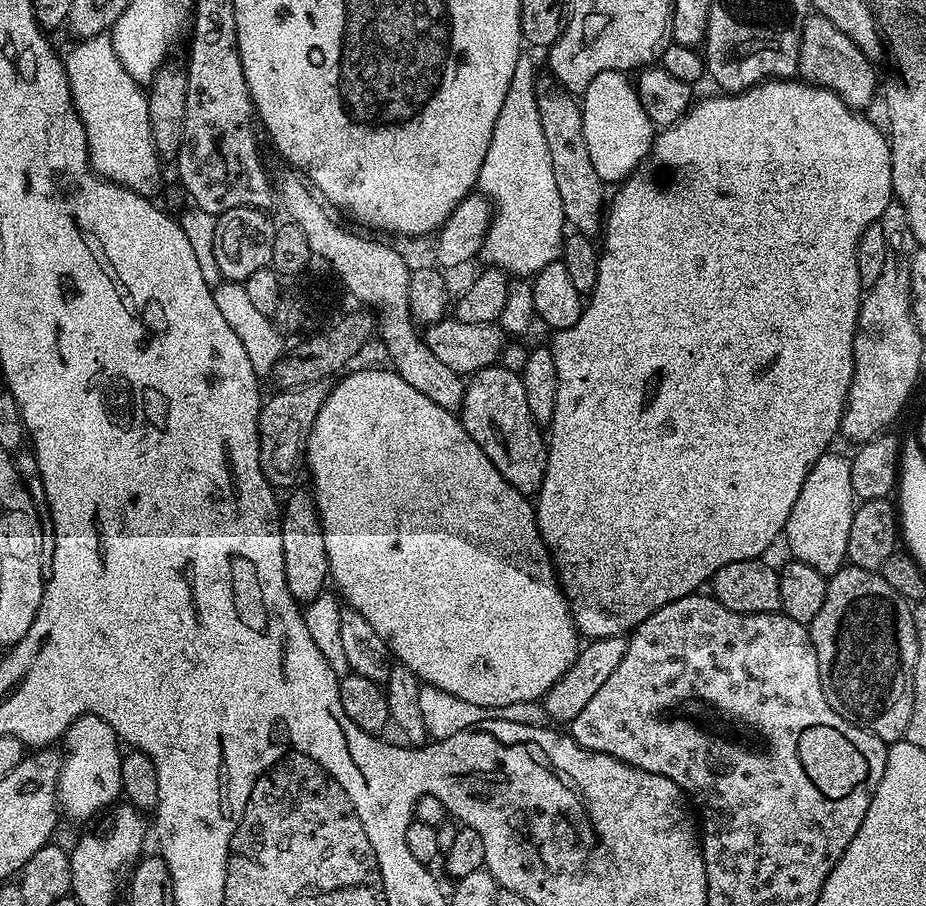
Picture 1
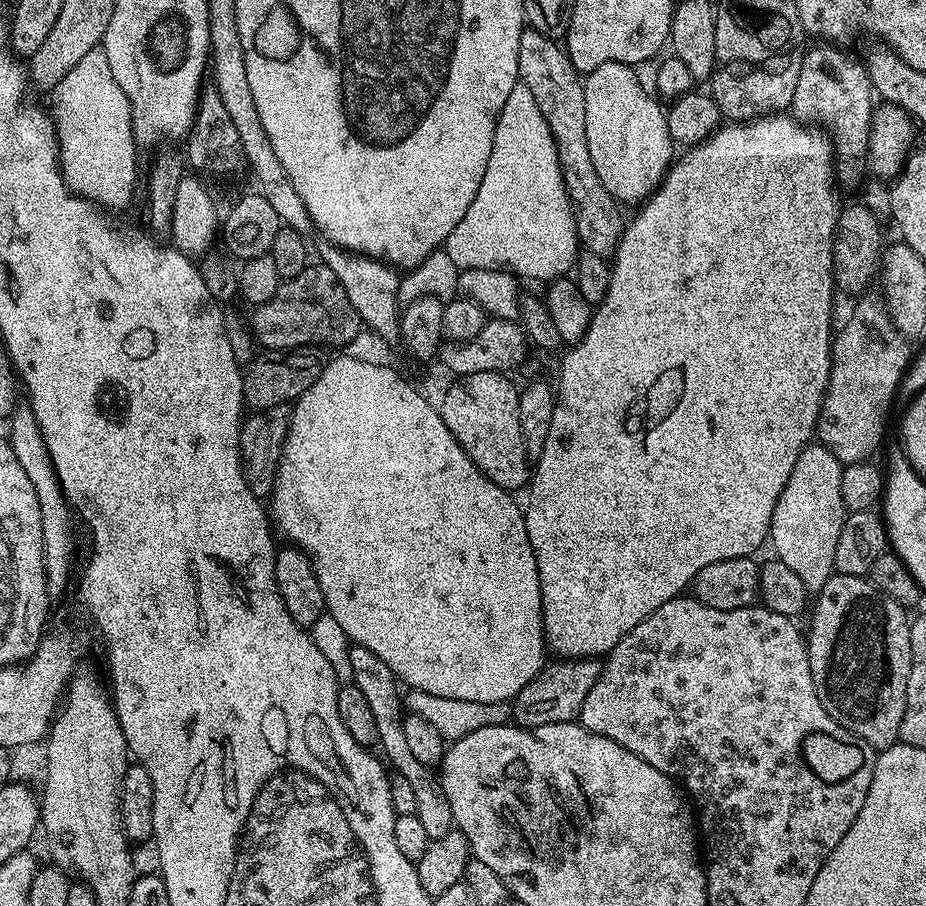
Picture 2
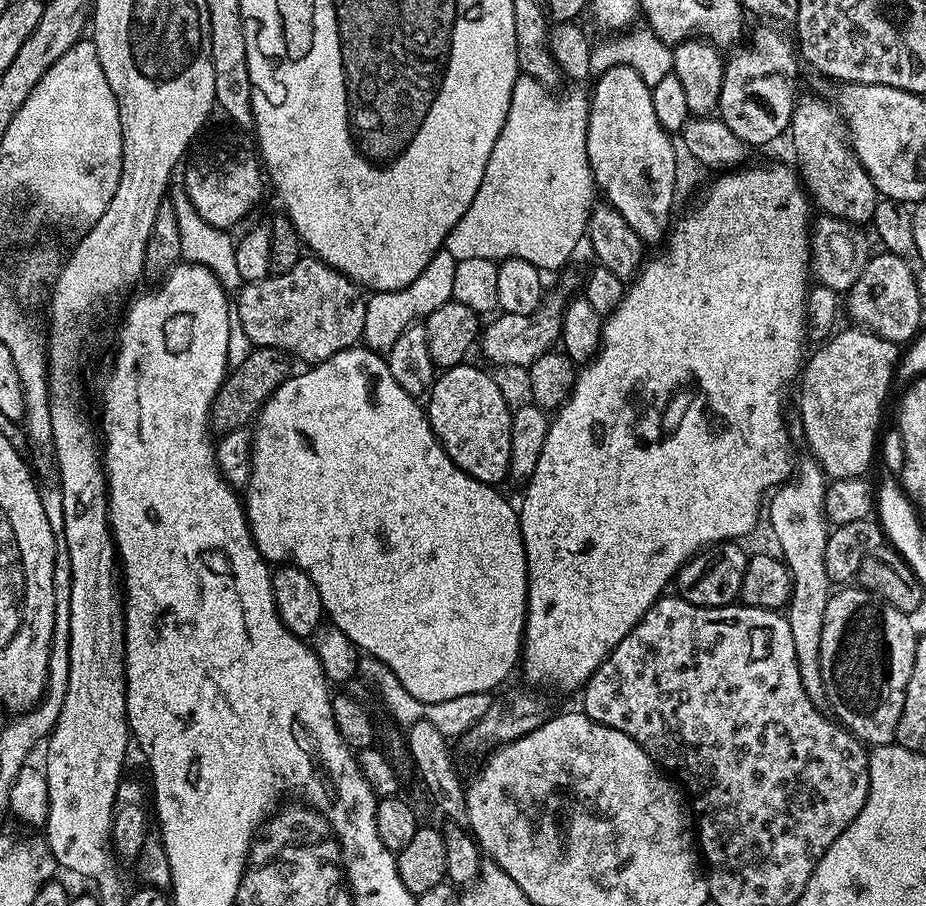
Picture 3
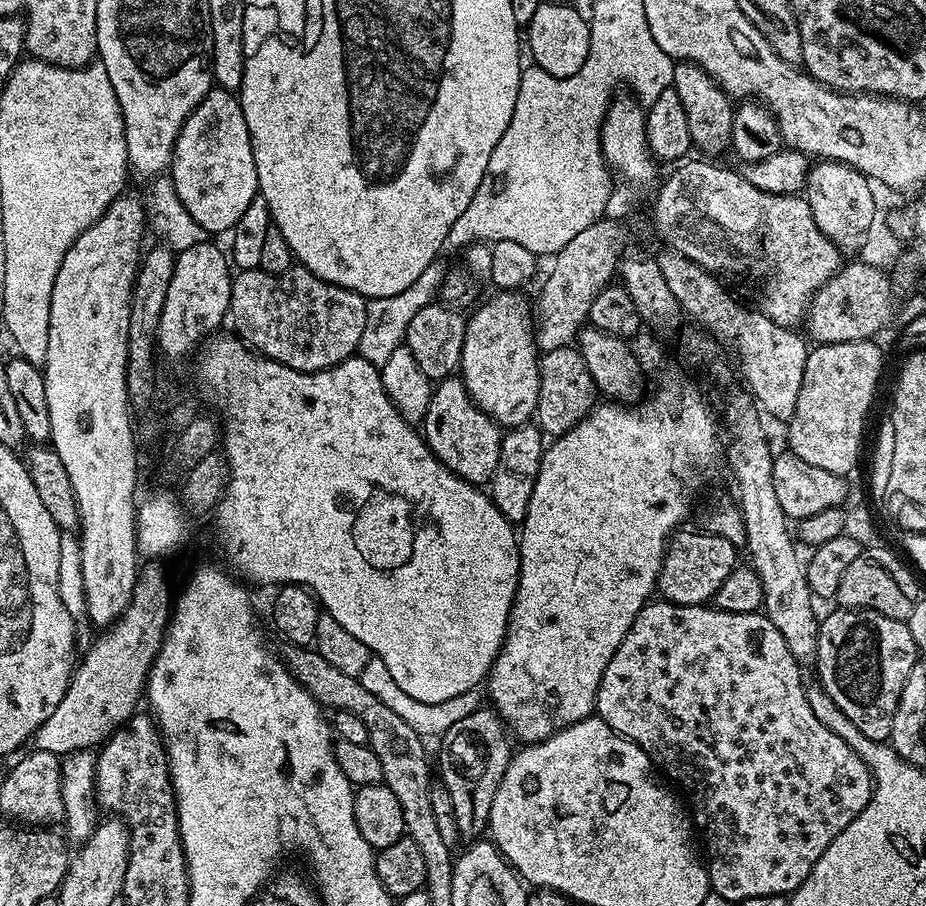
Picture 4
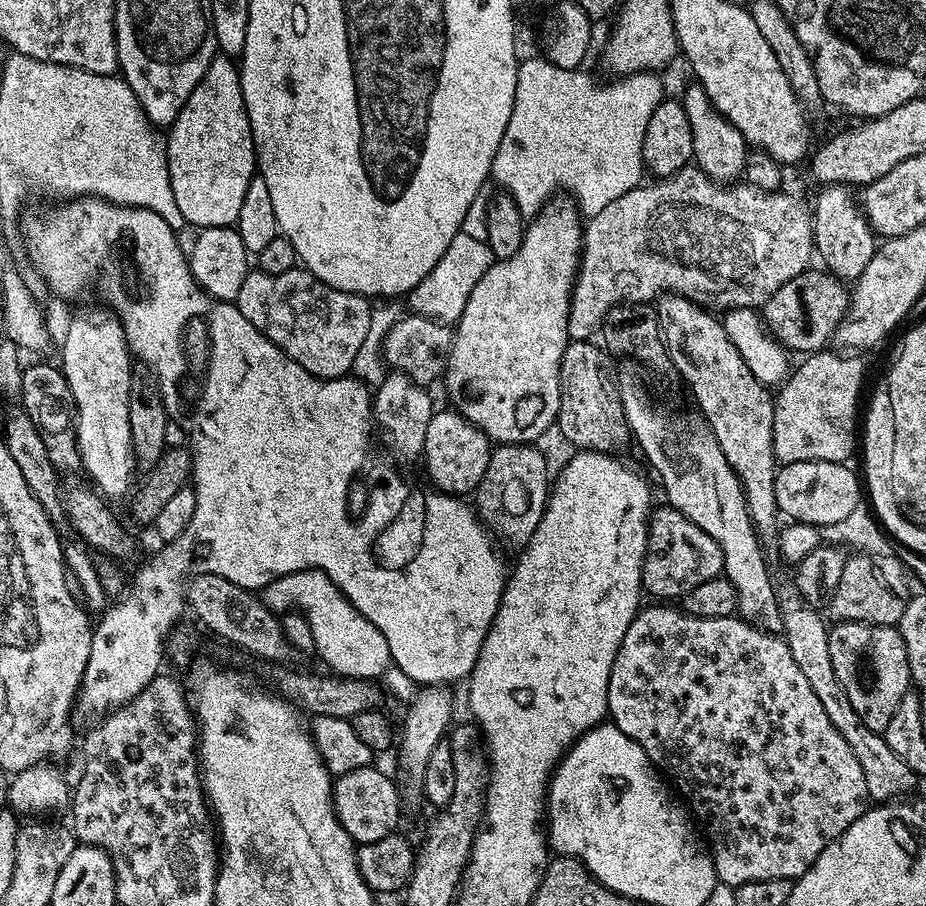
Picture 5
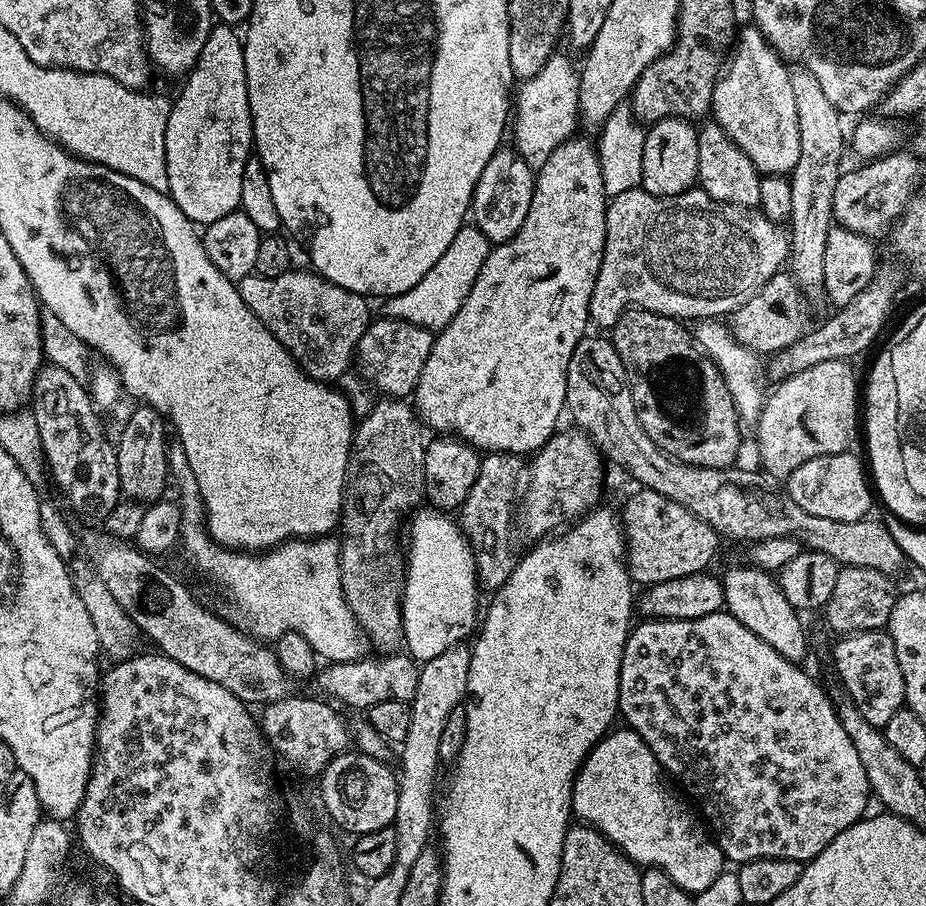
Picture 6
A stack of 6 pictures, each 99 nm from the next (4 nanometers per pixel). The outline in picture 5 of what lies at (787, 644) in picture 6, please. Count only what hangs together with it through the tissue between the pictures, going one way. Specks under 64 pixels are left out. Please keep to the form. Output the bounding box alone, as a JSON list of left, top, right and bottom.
[614,362,783,634]

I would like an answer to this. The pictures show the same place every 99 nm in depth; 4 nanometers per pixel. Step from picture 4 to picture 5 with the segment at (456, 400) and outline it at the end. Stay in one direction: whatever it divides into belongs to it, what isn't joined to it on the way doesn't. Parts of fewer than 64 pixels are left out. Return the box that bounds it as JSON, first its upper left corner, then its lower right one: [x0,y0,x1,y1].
[422,410,494,498]

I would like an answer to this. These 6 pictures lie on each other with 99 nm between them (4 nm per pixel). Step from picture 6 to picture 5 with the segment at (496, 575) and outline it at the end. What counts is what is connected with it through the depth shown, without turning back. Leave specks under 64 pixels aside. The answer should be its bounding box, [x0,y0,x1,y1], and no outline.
[474,444,550,550]

